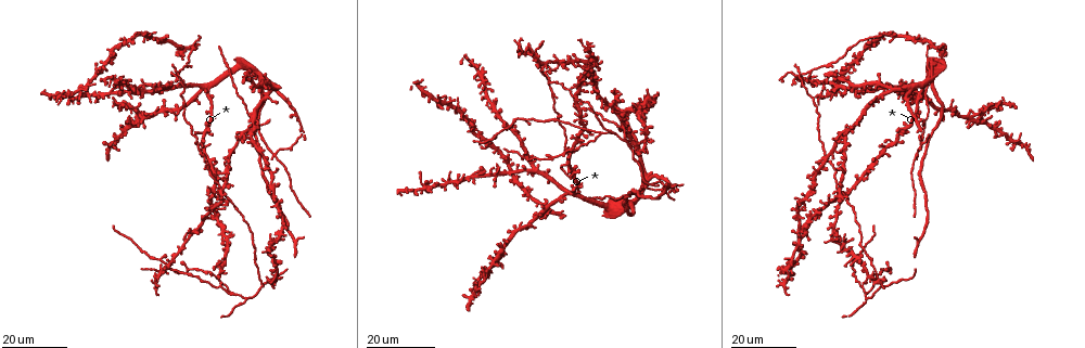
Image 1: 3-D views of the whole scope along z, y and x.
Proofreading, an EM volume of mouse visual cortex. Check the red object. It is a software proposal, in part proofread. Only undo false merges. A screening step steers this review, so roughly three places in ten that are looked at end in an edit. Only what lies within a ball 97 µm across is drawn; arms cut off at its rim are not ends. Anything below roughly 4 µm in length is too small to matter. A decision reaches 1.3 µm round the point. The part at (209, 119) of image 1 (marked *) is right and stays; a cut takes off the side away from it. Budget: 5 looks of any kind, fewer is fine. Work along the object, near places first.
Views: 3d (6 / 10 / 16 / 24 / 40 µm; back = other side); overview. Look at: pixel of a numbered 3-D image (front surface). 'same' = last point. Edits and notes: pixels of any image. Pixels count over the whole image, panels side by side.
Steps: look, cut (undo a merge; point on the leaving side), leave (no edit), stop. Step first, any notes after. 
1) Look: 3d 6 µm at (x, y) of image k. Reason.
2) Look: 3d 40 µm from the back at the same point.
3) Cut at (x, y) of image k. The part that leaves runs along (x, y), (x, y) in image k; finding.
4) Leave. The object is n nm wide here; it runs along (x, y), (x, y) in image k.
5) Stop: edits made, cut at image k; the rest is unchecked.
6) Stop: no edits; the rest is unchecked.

Look: 3d 16 µm at (571, 175) of image 1. Looks like a crossing.

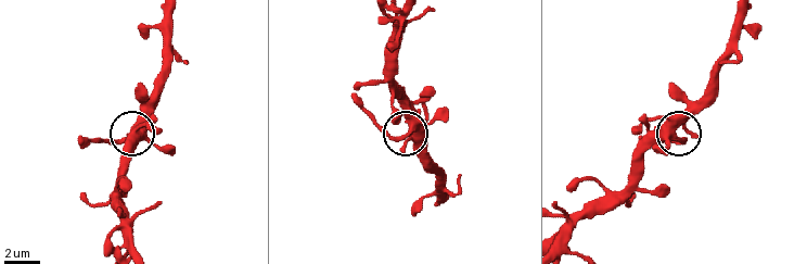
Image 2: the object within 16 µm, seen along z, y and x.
Look: 3d 6 µm at (409, 128) of image 2. Zoom in.

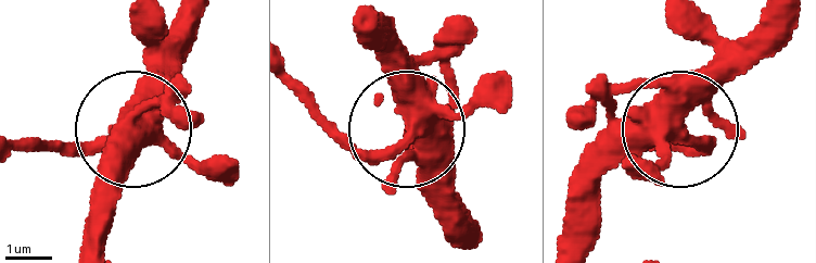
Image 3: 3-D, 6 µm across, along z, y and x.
Leave. One neuron here.

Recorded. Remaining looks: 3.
Look: 3d 16 µm at (925, 126) of image 1. Four arms meet.

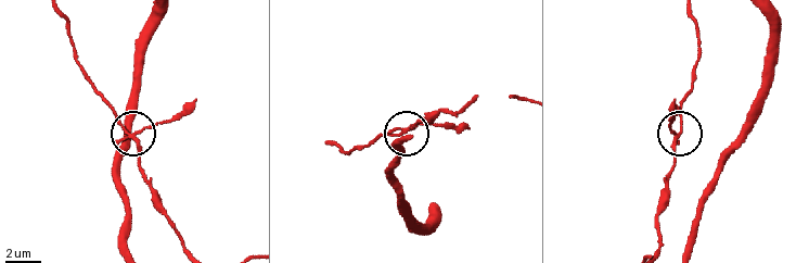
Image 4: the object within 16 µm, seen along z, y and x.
Look: 3d 10 µm at (138, 136) of image 4. Closer look.

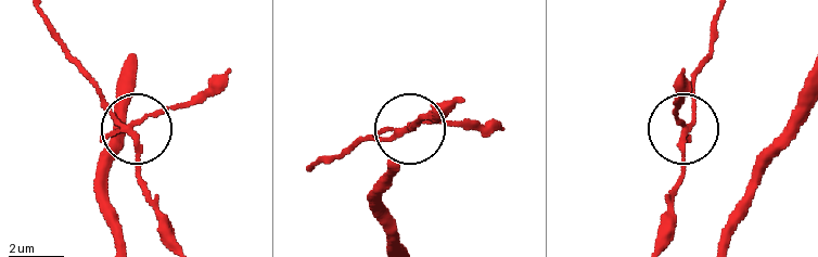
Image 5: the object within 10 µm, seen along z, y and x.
Cut at (156, 114) of image 5. The part that leaves runs along (685, 129), (678, 106), (685, 68) in image 5; a second neuron is stuck on.

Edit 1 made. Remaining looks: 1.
Stop: edits made, cut at image 5; the rest is unchecked.

